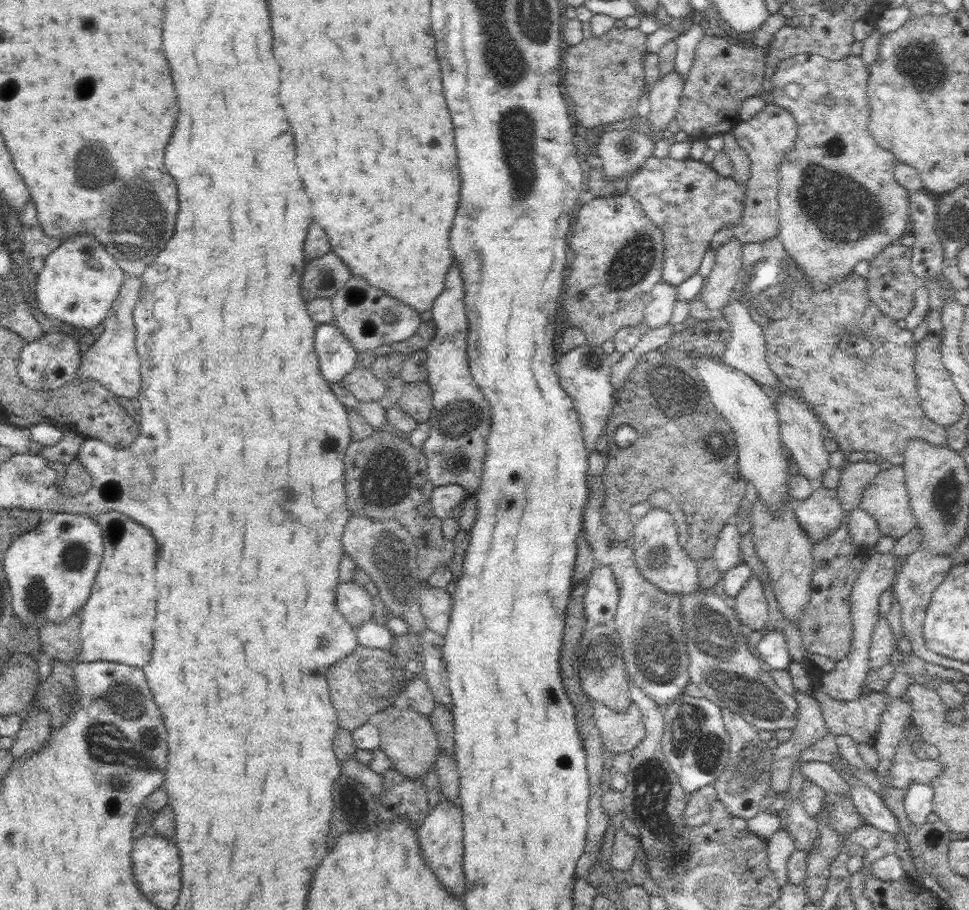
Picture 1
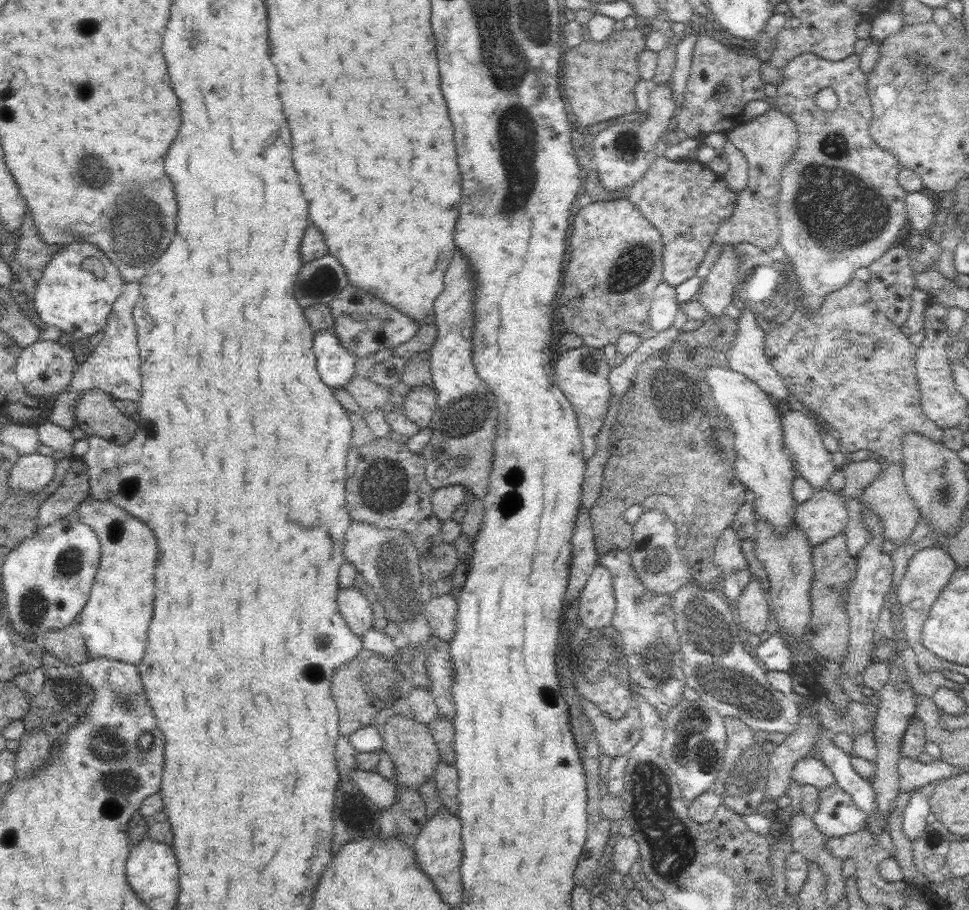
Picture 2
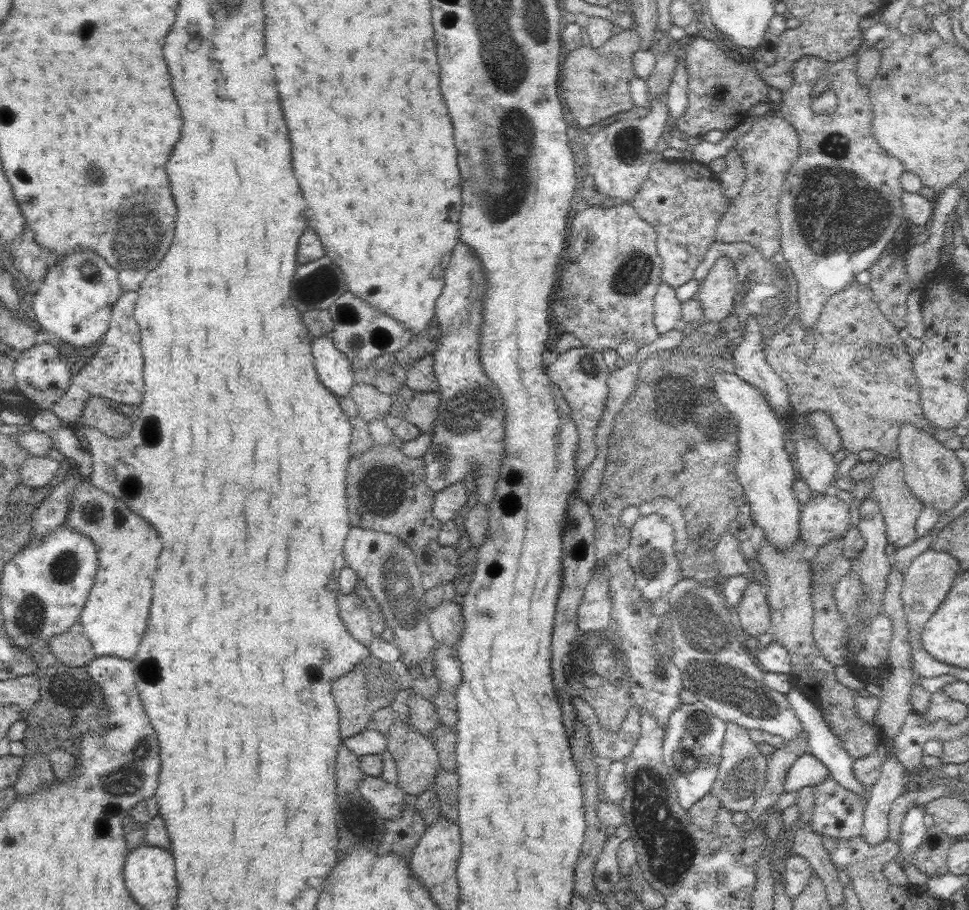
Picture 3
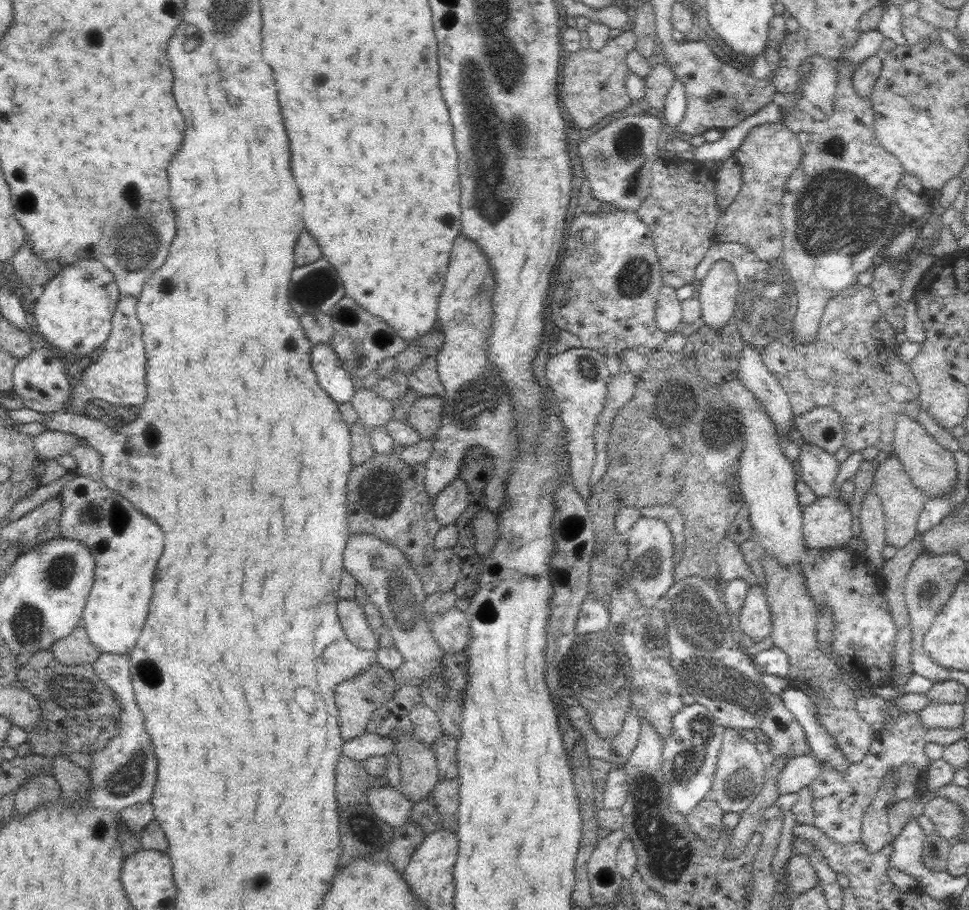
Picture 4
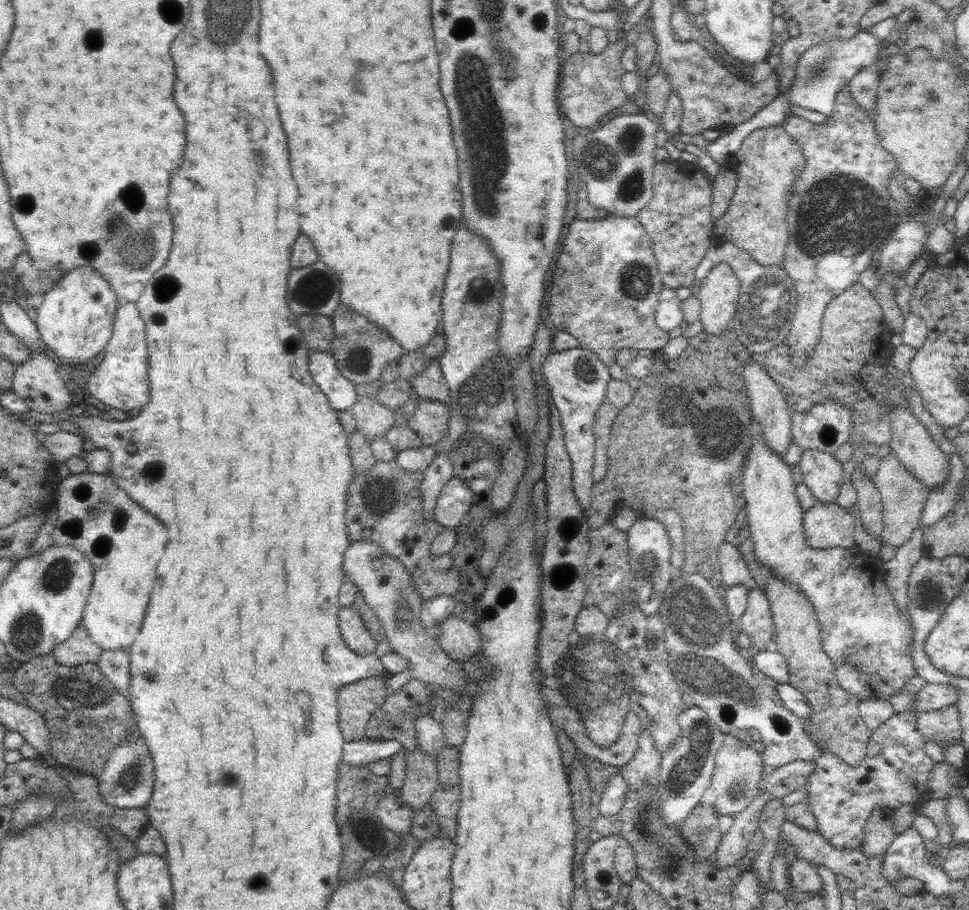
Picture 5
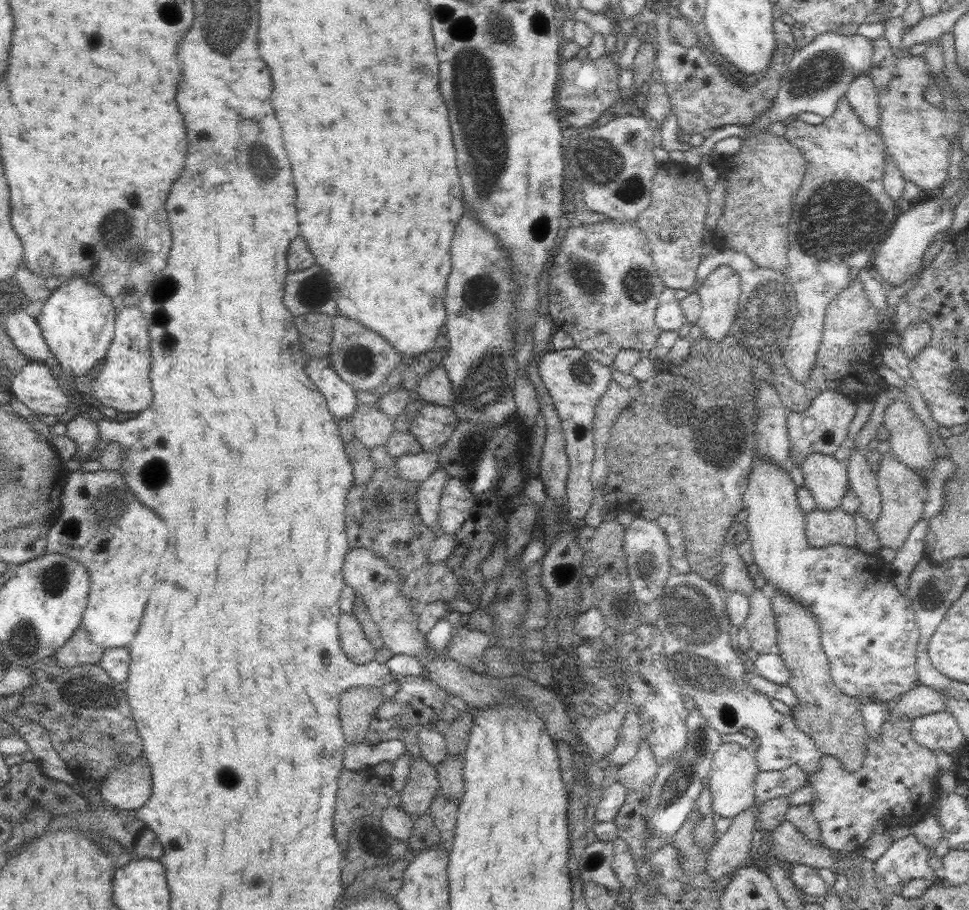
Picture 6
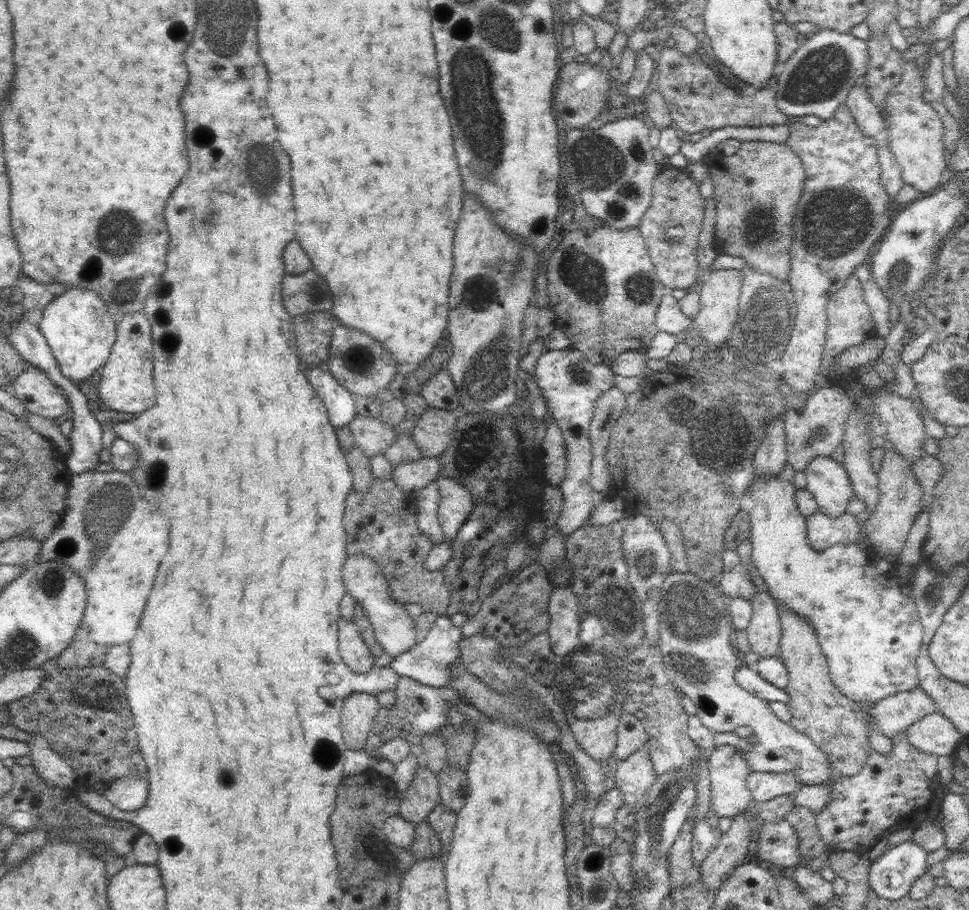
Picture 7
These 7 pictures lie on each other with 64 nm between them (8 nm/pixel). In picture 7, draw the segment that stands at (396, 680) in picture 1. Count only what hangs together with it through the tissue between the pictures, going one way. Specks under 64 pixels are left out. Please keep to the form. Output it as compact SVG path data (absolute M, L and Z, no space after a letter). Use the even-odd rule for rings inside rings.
M351 694L345 698L341 730L347 750L365 750L365 742L375 728L375 716L381 708L375 698L375 694Z

